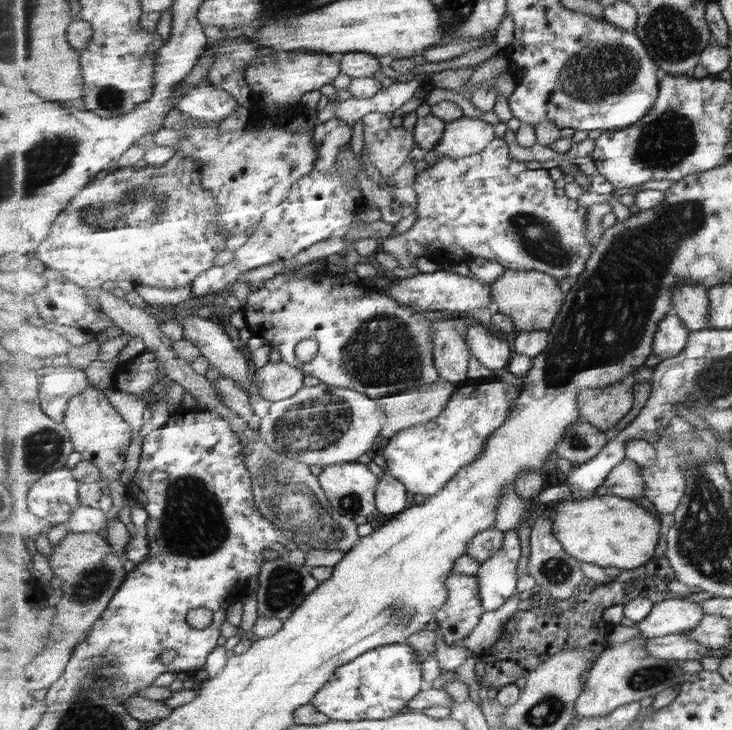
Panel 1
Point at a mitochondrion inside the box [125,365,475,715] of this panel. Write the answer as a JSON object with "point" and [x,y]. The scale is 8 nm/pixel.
{"point":[192,523]}

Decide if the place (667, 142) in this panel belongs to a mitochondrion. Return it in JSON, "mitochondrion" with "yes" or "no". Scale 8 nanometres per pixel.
{"mitochondrion":"yes"}

